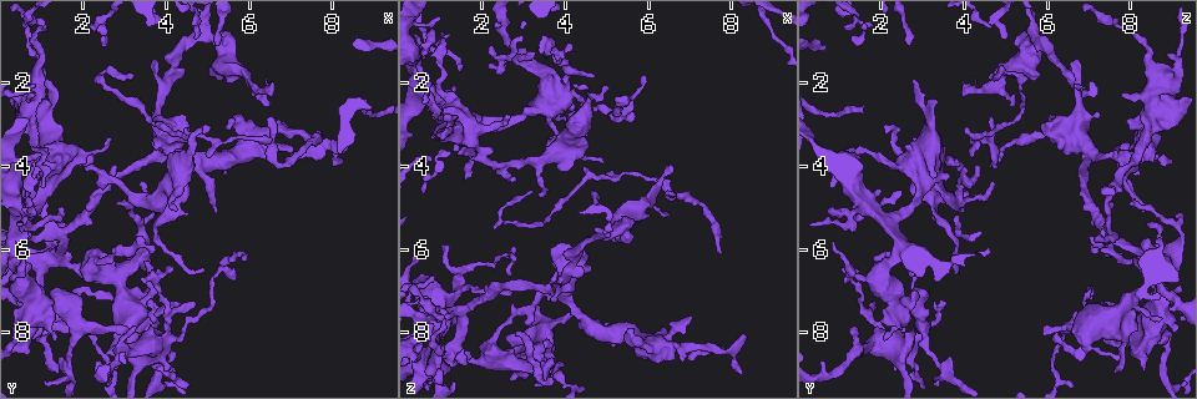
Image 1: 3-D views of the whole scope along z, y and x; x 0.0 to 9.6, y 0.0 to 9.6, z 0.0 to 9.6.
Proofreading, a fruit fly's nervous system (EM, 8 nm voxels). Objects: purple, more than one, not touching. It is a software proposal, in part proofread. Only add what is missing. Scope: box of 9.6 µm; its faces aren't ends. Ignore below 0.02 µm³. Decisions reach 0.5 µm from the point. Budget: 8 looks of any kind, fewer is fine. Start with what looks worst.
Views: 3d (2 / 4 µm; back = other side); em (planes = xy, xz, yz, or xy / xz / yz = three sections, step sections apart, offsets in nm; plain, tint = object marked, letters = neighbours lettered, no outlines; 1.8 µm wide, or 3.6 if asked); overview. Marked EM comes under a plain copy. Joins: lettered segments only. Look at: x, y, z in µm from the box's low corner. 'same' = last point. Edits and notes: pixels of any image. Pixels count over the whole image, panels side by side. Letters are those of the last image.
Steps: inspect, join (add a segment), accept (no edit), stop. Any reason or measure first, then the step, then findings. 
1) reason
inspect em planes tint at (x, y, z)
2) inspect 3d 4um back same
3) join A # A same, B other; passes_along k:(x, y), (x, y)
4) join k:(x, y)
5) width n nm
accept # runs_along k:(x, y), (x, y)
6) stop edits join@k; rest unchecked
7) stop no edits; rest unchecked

sudden change in width
inspect em planes letters at (4.00, 8.15, 2.35)

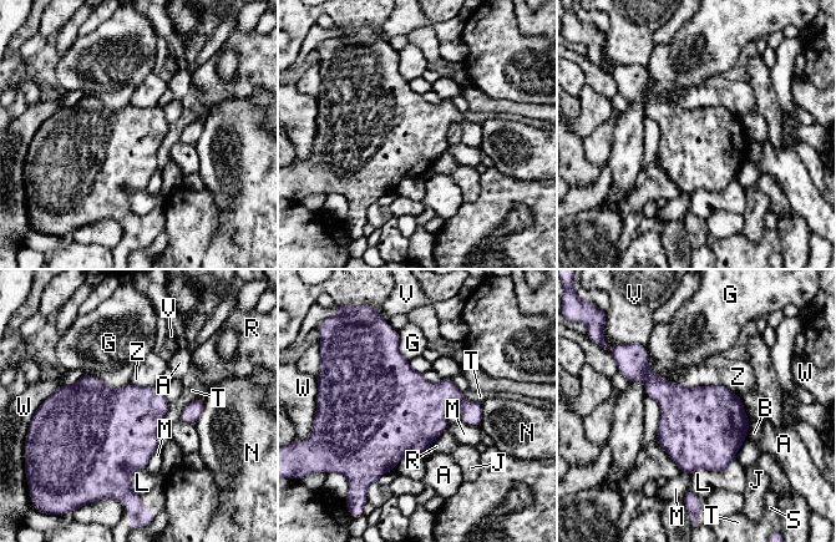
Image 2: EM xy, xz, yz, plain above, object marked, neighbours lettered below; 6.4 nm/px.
longest_contact Z 440 nm
accept # A other, B other, G other, J other, L other, M other, N other, R other, S other, T other, V other, W other, Z other; none of them fits

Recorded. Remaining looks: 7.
a fork
inspect 3d 4um at (1.10, 7.35, 2.45)

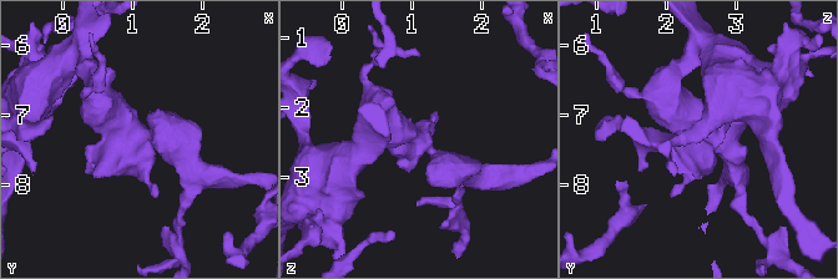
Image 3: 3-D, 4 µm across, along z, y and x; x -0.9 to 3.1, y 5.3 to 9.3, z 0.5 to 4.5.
inspect em xz step 4 tint at (1.10, 7.35, 2.45)

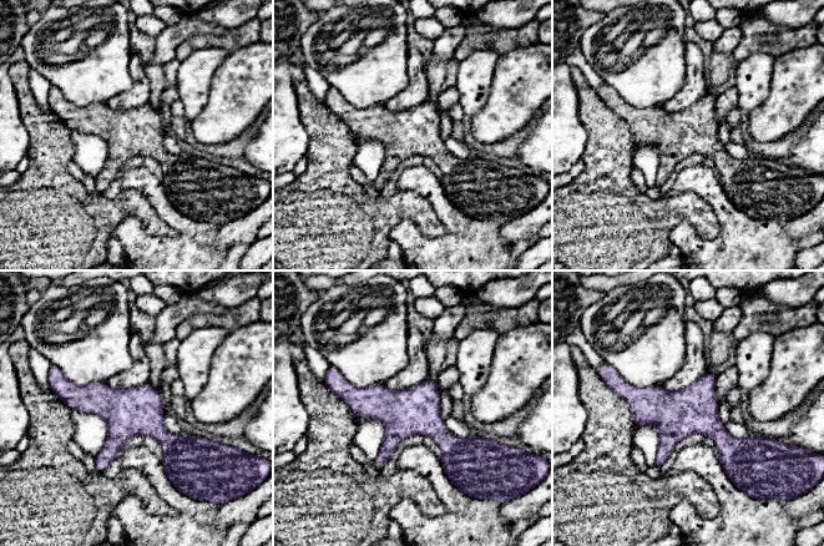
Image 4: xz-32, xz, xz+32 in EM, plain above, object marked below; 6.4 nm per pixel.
inspect em planes letters same

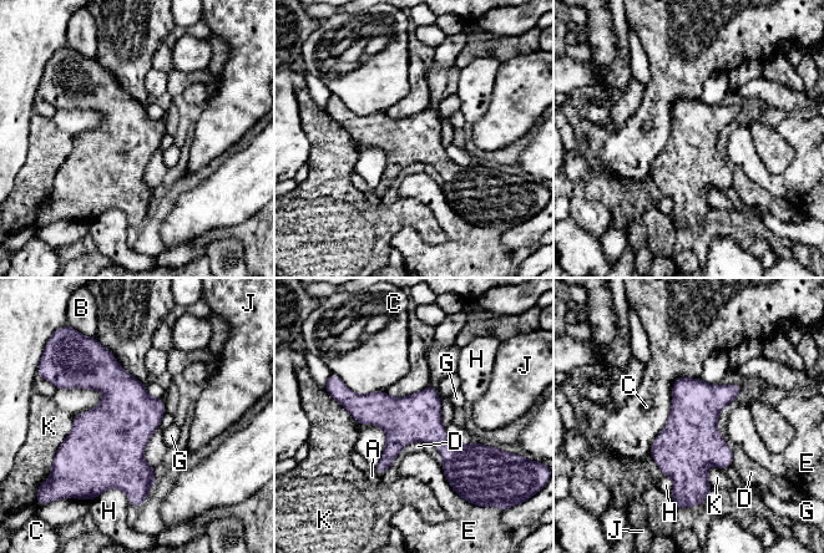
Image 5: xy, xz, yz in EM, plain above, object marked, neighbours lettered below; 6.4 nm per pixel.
longest_contact D 420 nm
accept # A other, B other, C other, D other, E other, G other, H other, J other, K other; none of them fits

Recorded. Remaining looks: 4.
thick turns thin
inspect em yz step 4 tint at (4.45, 3.90, 2.85)

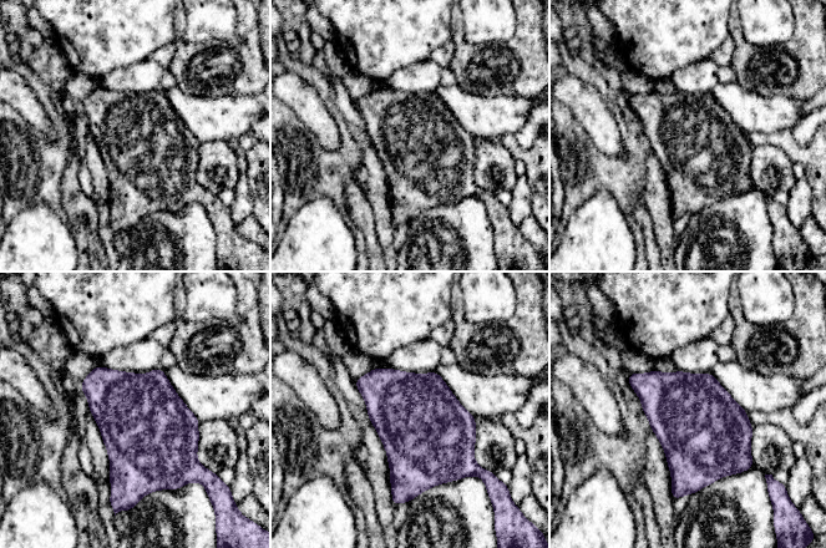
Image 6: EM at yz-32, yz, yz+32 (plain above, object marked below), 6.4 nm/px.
cut it another way
inspect em planes tint same

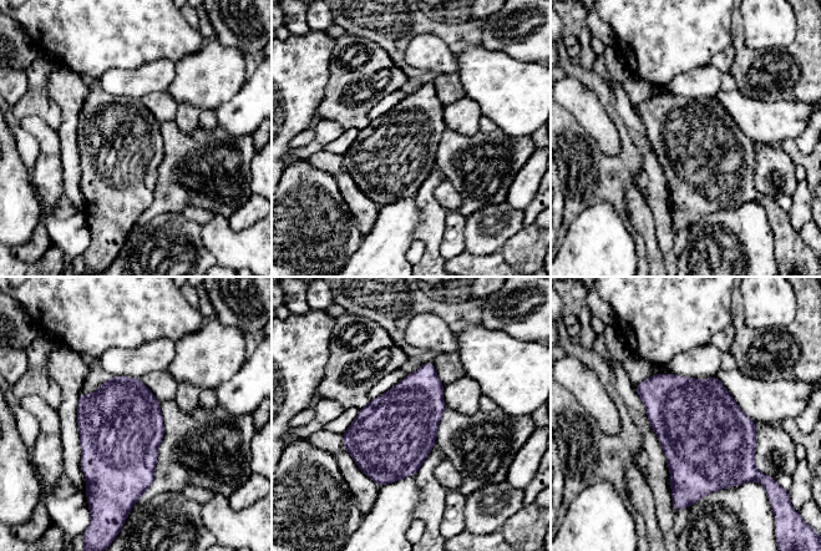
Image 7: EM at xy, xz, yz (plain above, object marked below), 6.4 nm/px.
inspect em planes letters same

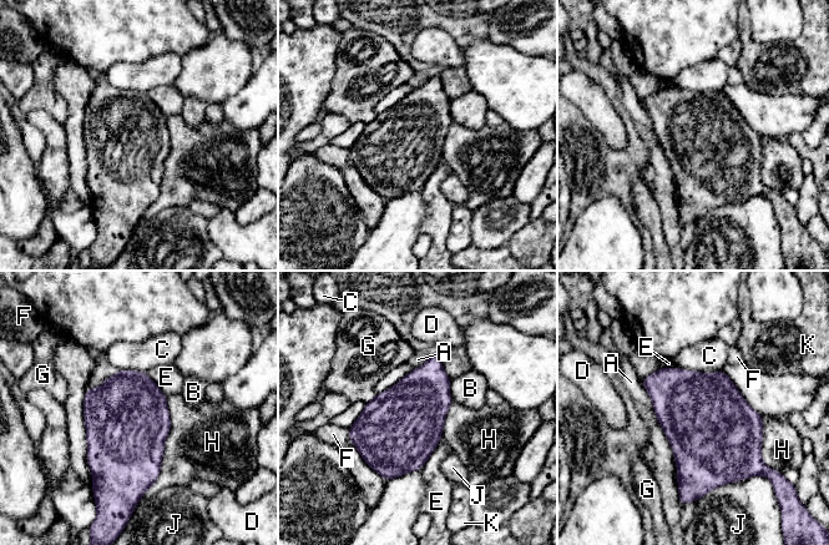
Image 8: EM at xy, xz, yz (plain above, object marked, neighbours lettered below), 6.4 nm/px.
accept # A other, B other, C other, D other, E other, F other, G other, H other, J other, K other; border 8:(441, 439), (421, 468); none of them fits

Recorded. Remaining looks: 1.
stop no edits; rest unchecked

